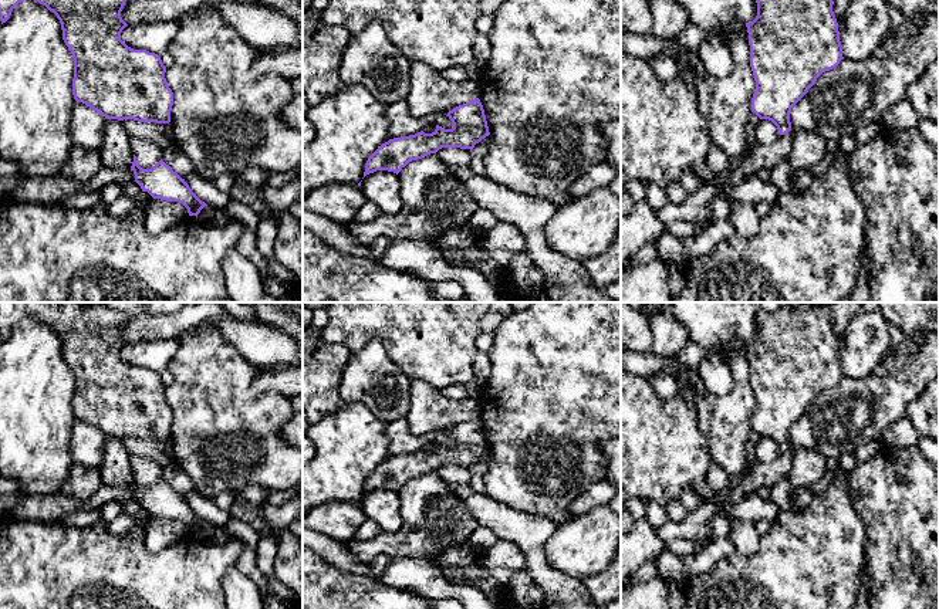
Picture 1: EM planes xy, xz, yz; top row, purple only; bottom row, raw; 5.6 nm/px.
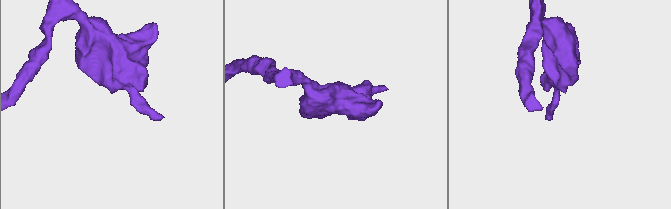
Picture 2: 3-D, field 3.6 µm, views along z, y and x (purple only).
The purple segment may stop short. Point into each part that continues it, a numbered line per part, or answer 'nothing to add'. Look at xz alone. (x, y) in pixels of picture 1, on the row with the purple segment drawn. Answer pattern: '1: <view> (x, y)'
nothing to add

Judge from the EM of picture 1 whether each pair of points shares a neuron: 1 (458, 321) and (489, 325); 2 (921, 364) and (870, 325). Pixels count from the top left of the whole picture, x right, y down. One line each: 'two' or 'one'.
1: two
2: two

